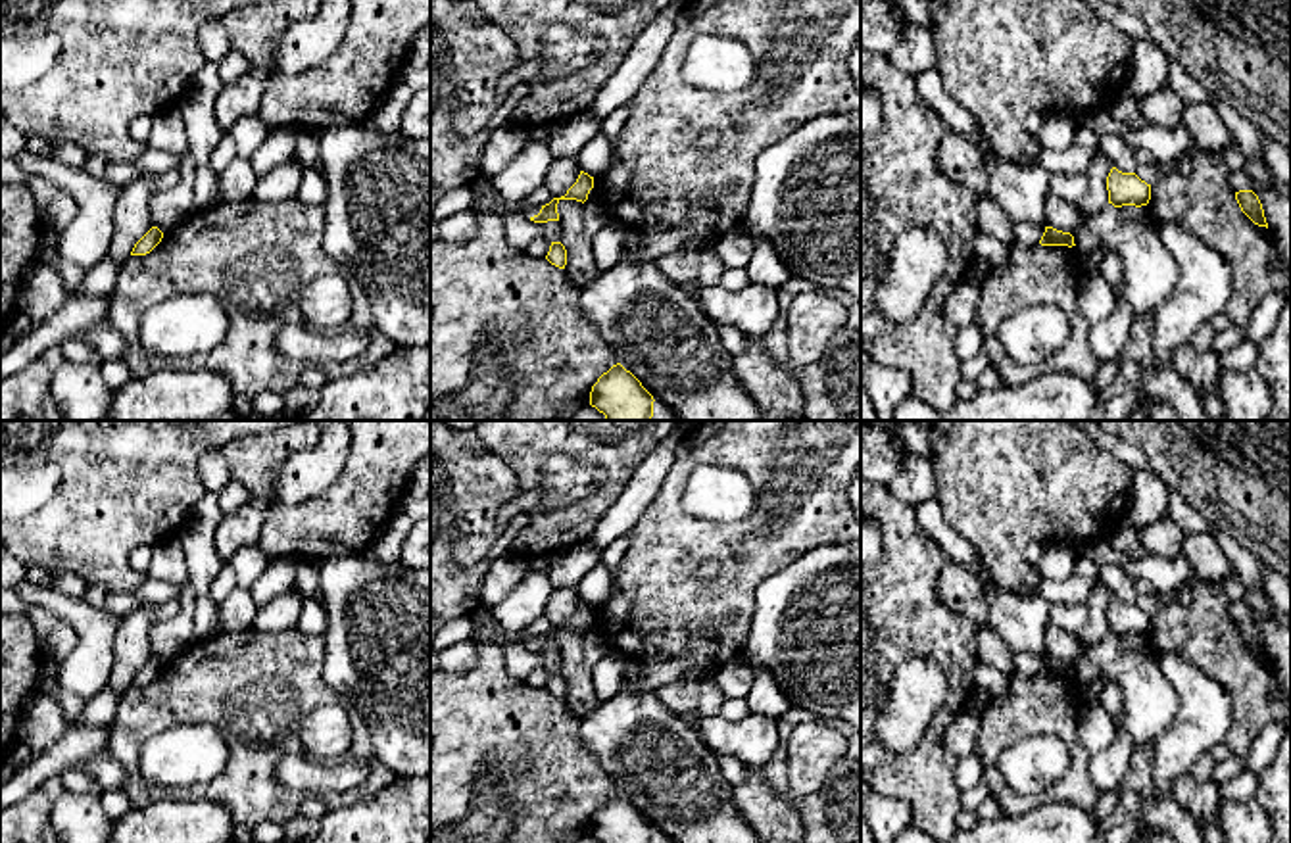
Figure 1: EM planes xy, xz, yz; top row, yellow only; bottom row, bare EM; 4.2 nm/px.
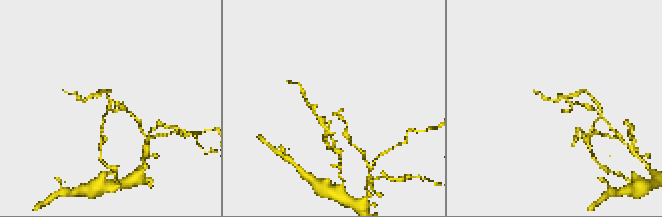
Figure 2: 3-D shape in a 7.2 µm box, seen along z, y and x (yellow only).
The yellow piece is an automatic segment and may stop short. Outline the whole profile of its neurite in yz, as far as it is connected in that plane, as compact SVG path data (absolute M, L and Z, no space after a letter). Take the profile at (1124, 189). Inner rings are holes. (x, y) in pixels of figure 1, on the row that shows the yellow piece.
M1116 167L1107 177L1108 204L1122 205L1147 205L1151 200L1151 184L1141 181L1135 173L1122 173Z

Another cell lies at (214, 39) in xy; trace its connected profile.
M209 17L200 27L200 46L207 61L221 63L231 52L231 40L223 27L223 17Z

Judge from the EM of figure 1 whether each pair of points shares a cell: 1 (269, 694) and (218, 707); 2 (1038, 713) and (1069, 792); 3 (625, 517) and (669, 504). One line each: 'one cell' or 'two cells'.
1: one cell
2: one cell
3: two cells

